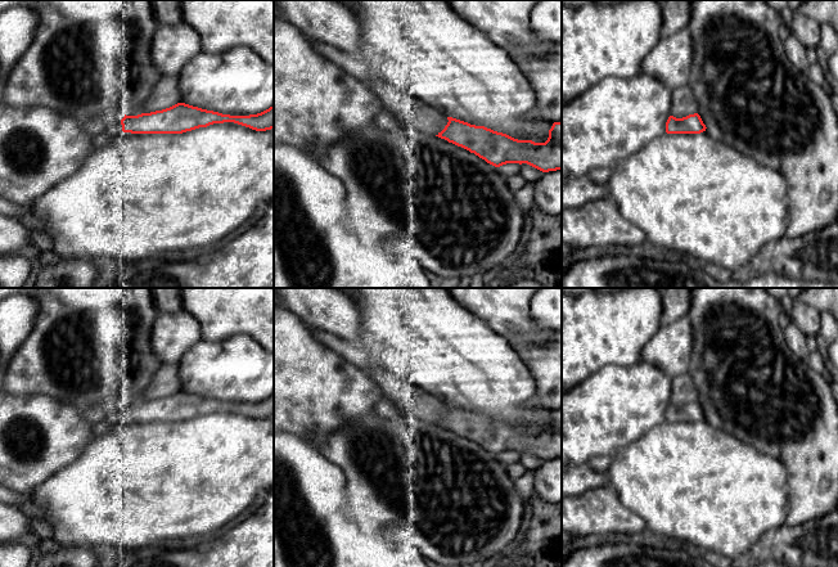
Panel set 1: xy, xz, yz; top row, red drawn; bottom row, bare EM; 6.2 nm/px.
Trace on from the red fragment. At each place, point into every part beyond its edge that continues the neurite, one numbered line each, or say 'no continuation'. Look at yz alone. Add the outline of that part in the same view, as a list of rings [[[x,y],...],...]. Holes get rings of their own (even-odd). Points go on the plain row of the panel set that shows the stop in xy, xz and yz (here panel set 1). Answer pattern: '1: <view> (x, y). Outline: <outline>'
no continuation

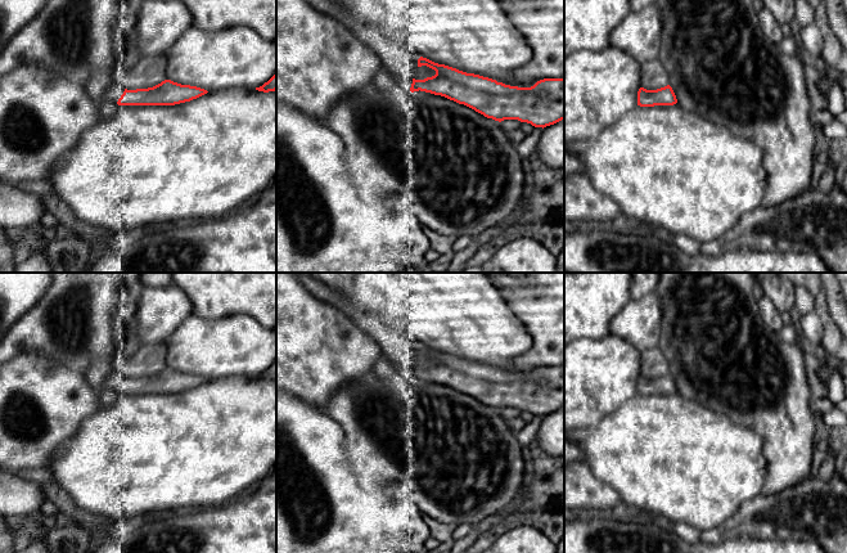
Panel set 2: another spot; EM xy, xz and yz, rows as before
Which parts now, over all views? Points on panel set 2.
1: xy (115, 378). Outline: [[[112,369],[108,378],[105,379],[105,390],[117,391],[123,379],[125,376],[121,372]]]

